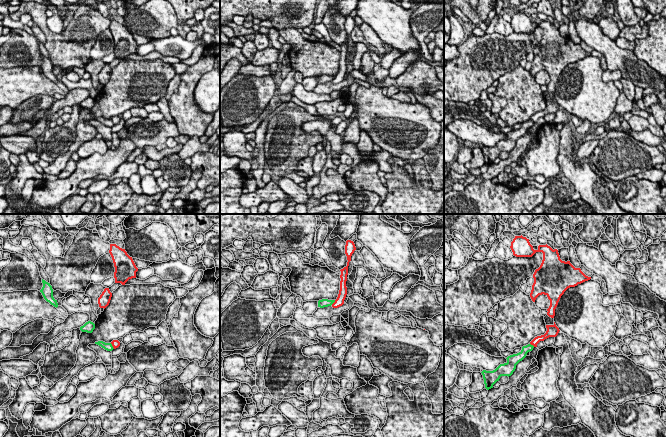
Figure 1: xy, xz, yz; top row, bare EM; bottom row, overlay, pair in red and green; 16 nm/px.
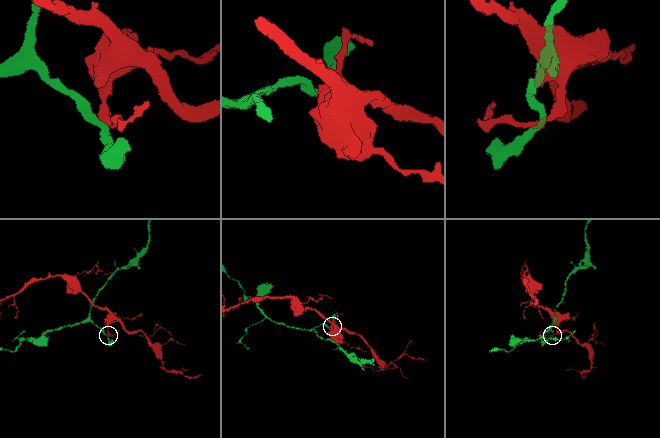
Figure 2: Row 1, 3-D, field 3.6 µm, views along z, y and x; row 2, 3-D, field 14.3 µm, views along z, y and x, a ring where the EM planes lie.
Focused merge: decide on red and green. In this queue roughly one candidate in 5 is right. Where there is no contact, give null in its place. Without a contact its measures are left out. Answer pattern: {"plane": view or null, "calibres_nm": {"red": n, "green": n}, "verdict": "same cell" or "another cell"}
{"plane": "xz", "calibres_nm": {"red": 140, "green": 130}, "verdict": "another cell"}

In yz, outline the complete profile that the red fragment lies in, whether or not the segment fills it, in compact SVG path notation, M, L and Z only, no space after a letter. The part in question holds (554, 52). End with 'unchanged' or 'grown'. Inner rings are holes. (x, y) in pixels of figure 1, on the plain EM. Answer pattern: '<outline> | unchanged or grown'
M521 11L515 12L510 24L516 33L532 33L536 28L543 29L542 39L533 50L534 59L530 73L535 78L539 71L546 71L550 76L547 91L551 94L554 94L558 78L568 64L591 55L580 44L575 44L570 37L562 37L558 26L553 26L547 20L539 21L538 25L534 26L529 15Z | unchanged

